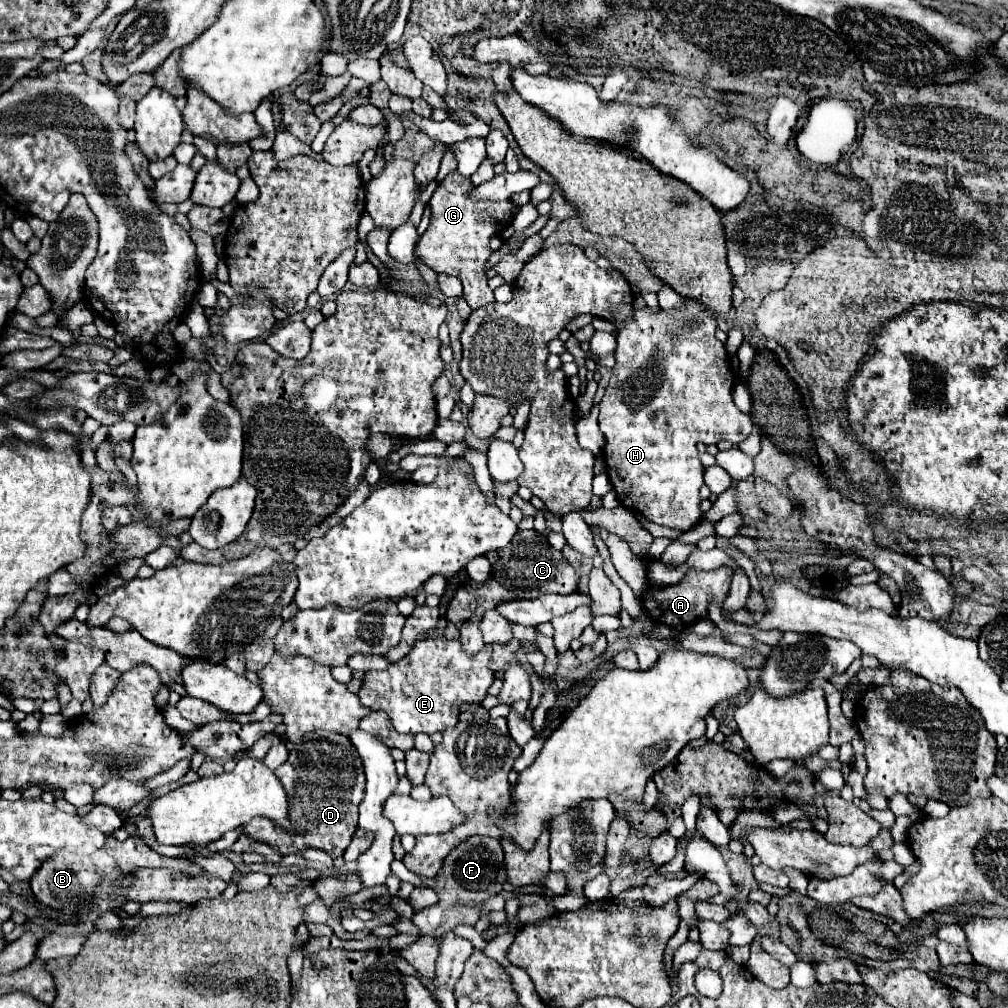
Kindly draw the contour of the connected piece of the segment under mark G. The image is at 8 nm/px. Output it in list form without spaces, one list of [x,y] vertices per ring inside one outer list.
[[[459,171],[449,173],[445,181],[439,183],[429,201],[431,223],[415,247],[415,257],[423,259],[437,273],[459,277],[463,283],[463,299],[469,303],[471,309],[477,309],[495,301],[485,275],[485,265],[491,255],[489,239],[511,225],[517,211],[517,203],[511,199],[475,201],[471,197],[473,187],[475,185],[471,183],[471,179],[463,177]]]

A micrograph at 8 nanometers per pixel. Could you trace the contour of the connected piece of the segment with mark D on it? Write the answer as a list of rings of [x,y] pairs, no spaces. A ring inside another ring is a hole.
[[[309,733],[293,747],[293,751],[289,751],[289,759],[275,771],[275,775],[289,795],[291,821],[307,833],[289,835],[283,827],[277,827],[269,819],[257,817],[243,825],[245,835],[273,845],[273,849],[281,855],[295,853],[295,849],[303,851],[307,847],[321,847],[331,857],[343,855],[357,829],[357,805],[365,793],[365,773],[355,761],[351,741],[341,733]]]

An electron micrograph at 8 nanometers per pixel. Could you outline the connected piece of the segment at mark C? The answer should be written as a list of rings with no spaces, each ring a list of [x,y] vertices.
[[[519,531],[507,547],[499,549],[497,563],[493,565],[491,577],[485,583],[467,581],[463,583],[457,593],[453,595],[449,607],[447,607],[447,621],[451,623],[463,623],[471,617],[481,617],[487,609],[495,609],[499,601],[517,601],[517,599],[537,599],[547,593],[561,593],[569,595],[579,589],[579,573],[573,565],[563,561],[561,551],[553,549],[545,537],[541,537],[537,531]]]

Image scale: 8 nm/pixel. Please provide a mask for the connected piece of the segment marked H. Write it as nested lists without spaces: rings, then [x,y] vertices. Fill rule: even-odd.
[[[683,299],[681,307],[675,307],[675,309],[669,309],[669,311],[665,311],[665,309],[653,311],[651,307],[635,309],[633,317],[623,321],[623,325],[615,333],[615,337],[617,337],[617,349],[615,349],[617,363],[613,367],[613,377],[611,377],[609,385],[605,387],[605,395],[603,395],[601,403],[599,403],[599,429],[605,435],[603,459],[605,459],[607,473],[611,477],[611,485],[613,485],[619,501],[627,509],[645,515],[647,519],[651,519],[657,525],[665,525],[665,527],[681,529],[681,531],[687,531],[687,529],[695,527],[701,521],[699,489],[703,487],[703,465],[697,459],[697,443],[715,443],[717,445],[721,439],[727,439],[733,445],[737,445],[751,433],[751,427],[753,427],[751,417],[741,413],[735,407],[735,403],[733,403],[731,391],[735,387],[735,371],[731,367],[731,359],[729,359],[729,353],[725,349],[725,343],[715,337],[715,331],[717,331],[717,317],[715,317],[715,313],[711,309],[707,309],[703,303],[695,301],[695,299]]]

